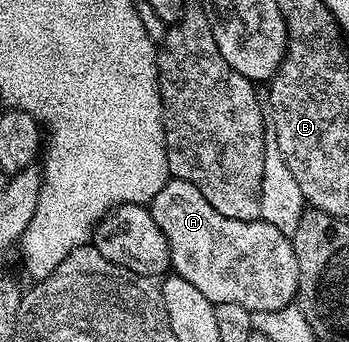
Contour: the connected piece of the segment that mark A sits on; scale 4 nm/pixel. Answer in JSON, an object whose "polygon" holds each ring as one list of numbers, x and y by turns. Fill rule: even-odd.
{"polygon":[[169,178,168,184,154,196,150,210,169,242,171,270,190,281,194,289,202,292,202,297,214,305,220,302,242,305,250,312,293,306,298,289,298,257,292,248,291,238,274,229,274,225,261,218,234,221,230,217,222,217,222,213,218,213,218,209,214,209,214,205,210,205,210,201,190,185,190,181,173,178]]}

